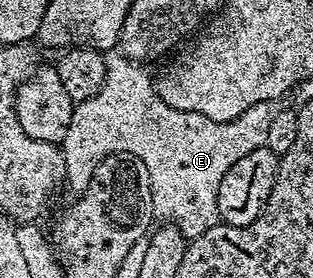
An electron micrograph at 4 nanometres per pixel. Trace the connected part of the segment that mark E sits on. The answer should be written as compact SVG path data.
M111 52L106 55L105 84L101 92L76 105L69 132L65 134L65 140L61 144L67 173L65 186L75 196L81 196L85 188L89 188L89 180L93 180L97 164L112 156L136 158L141 160L141 164L145 164L145 172L149 172L154 217L164 218L167 221L164 223L179 230L184 239L197 238L209 232L209 228L220 225L217 192L221 188L221 180L225 180L225 172L229 172L229 168L233 168L233 164L237 164L243 156L249 156L257 148L266 146L269 127L273 124L273 116L277 110L272 103L262 102L231 122L210 122L199 114L185 114L169 108L157 93L153 78L151 82L150 76L143 69L142 65L124 58L122 53Z

